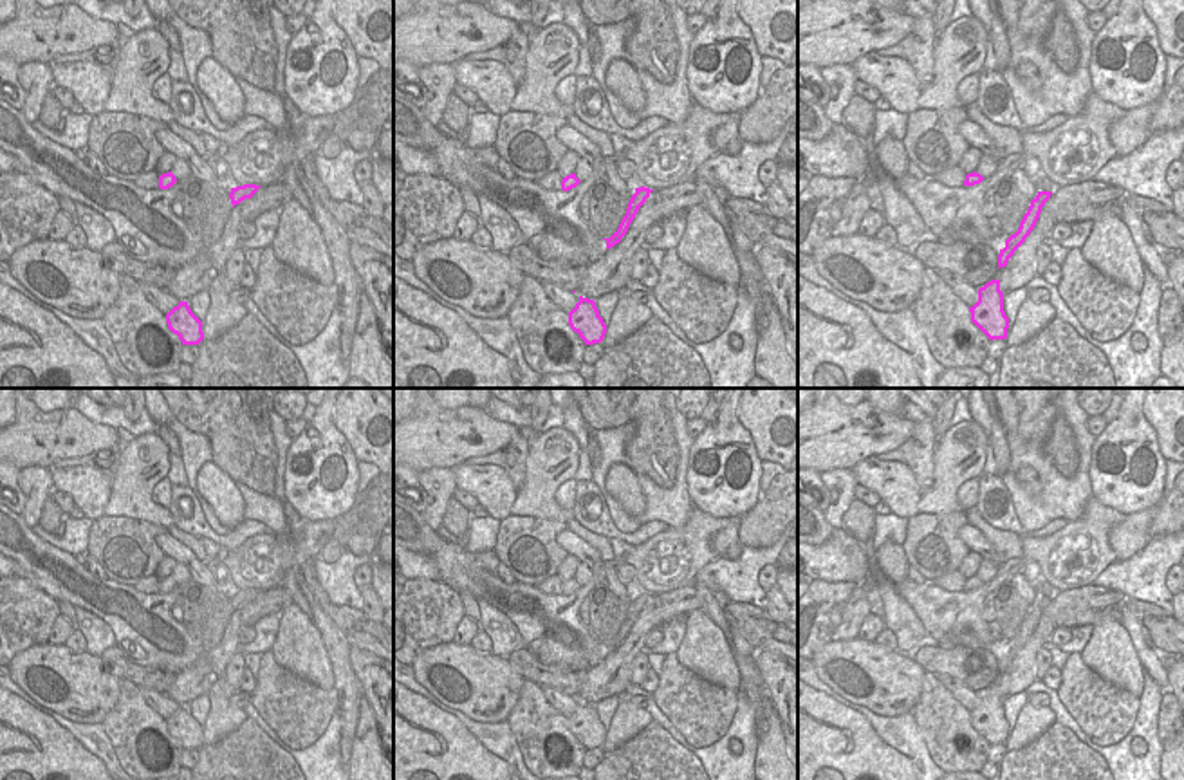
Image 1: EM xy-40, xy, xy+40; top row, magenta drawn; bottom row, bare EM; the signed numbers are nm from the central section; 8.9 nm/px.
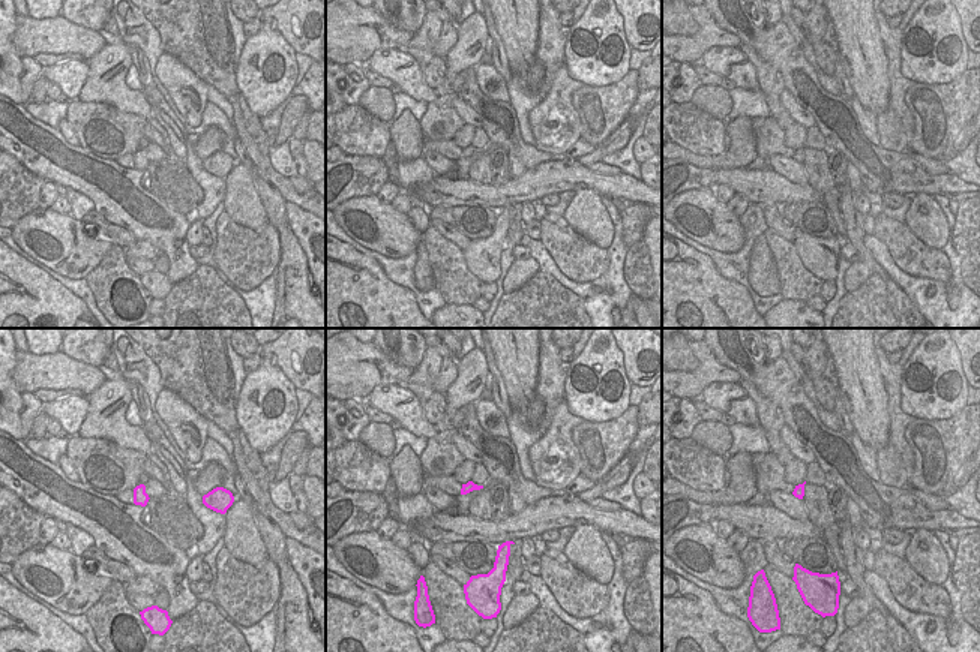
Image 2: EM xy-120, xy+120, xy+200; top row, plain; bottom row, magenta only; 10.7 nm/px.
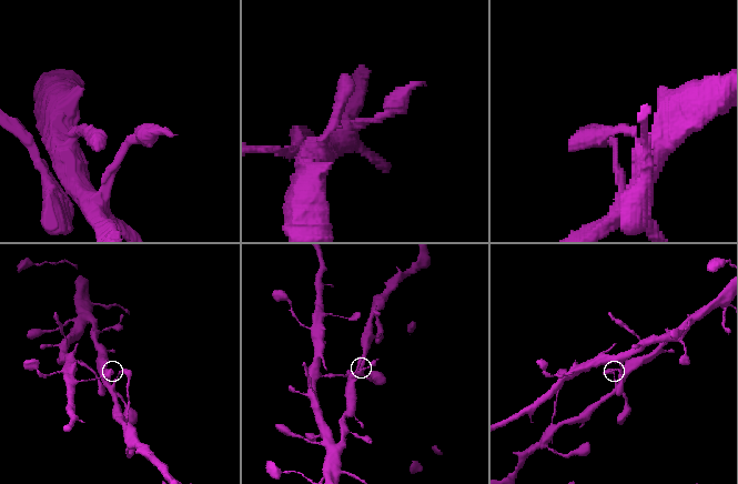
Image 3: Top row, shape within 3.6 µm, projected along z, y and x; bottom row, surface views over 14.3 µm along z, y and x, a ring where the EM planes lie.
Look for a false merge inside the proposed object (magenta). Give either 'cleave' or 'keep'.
keep

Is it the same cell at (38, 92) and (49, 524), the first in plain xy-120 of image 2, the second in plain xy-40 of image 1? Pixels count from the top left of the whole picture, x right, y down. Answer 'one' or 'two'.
one

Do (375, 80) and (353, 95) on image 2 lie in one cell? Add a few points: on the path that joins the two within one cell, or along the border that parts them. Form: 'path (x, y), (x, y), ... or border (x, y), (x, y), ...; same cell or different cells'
border (363, 65), (363, 74), (369, 86); different cells

